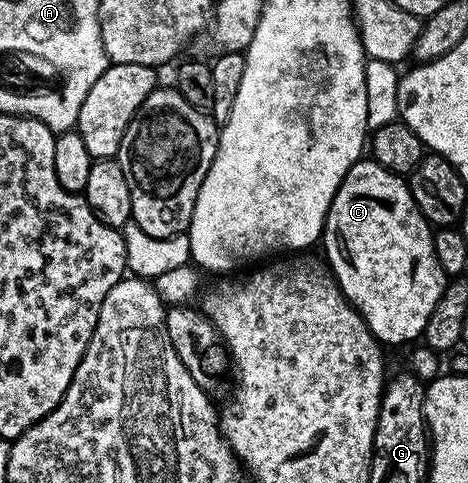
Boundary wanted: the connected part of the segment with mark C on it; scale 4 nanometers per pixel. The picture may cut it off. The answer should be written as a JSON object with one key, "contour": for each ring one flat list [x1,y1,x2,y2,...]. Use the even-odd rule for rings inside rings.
{"contour":[[363,157,348,169,336,197,326,214,326,230,324,232,324,244,326,243,326,259,329,270,332,272,338,288,342,291,342,296,362,314,362,320,368,325,368,329,378,339,379,343,389,345,389,343,410,343,414,338,421,336,428,325,428,317,432,317,432,309,436,309,436,301,440,301,444,286,444,276,442,266,436,261,434,252,434,237,431,224,427,223,425,217,420,213,416,201,410,192,410,184,401,175,394,175,388,169,384,169,379,163,375,163,373,158]]}

